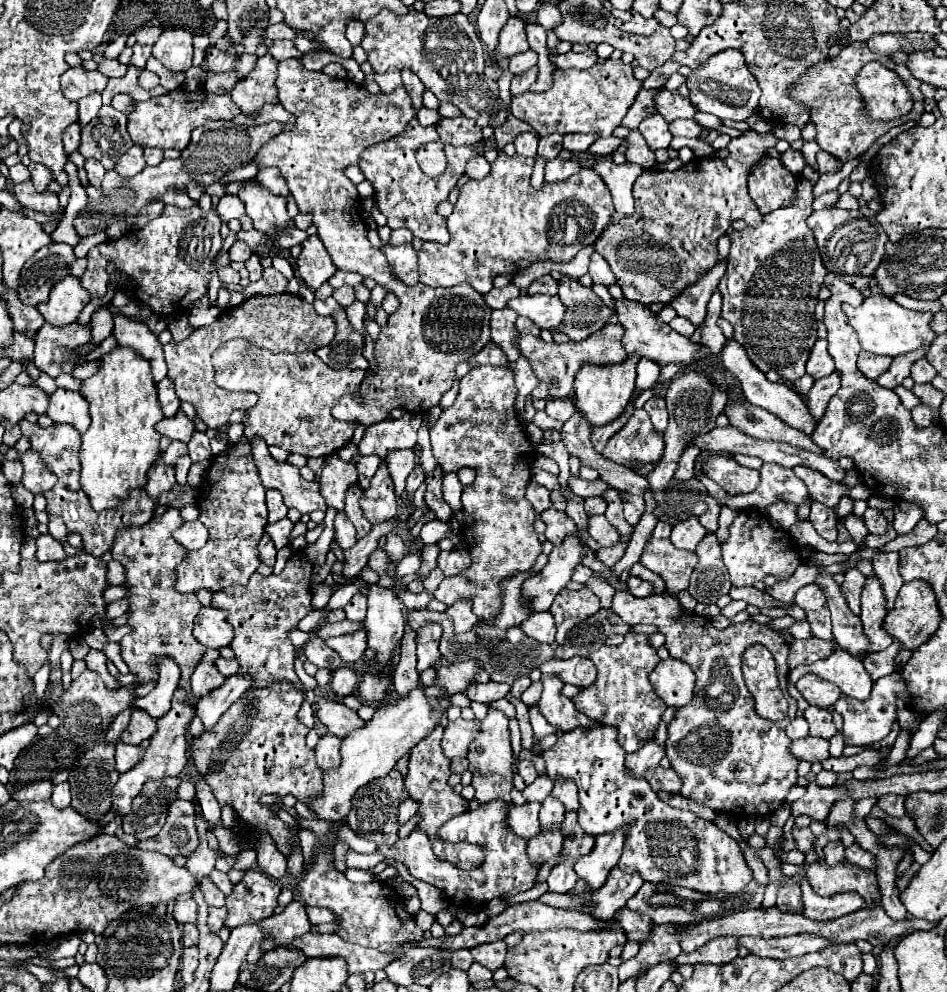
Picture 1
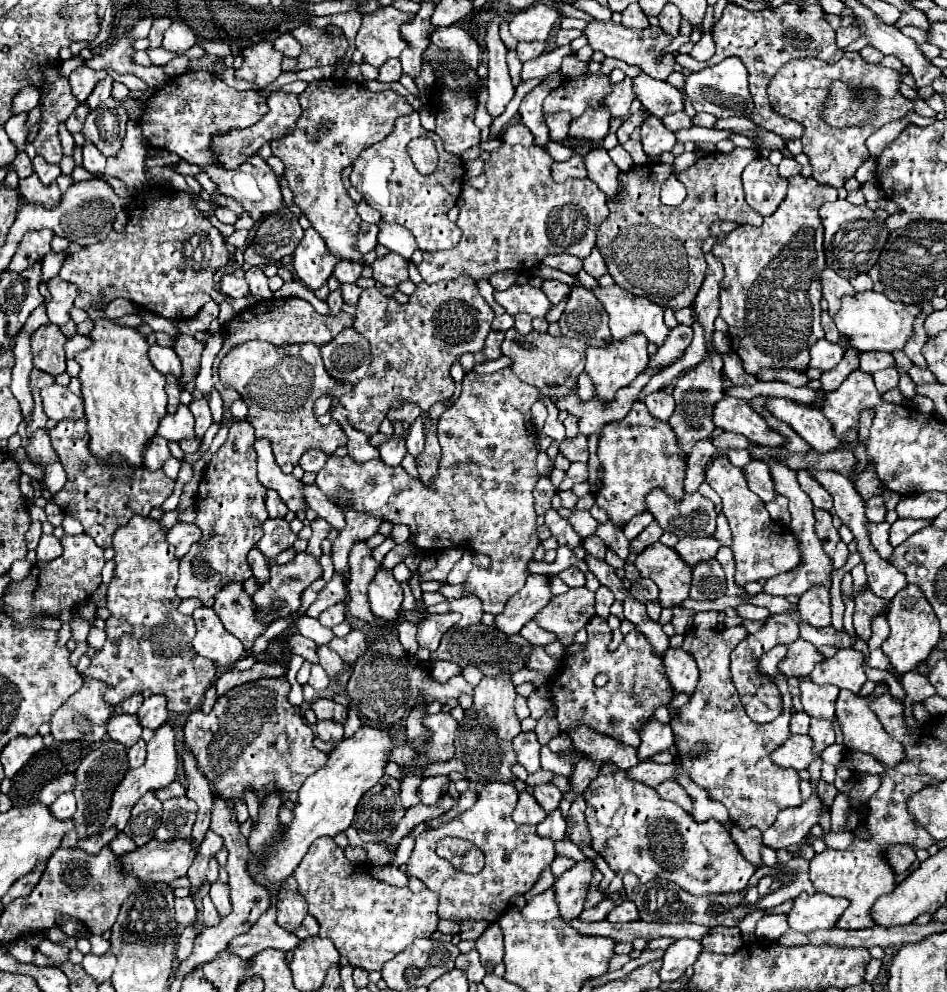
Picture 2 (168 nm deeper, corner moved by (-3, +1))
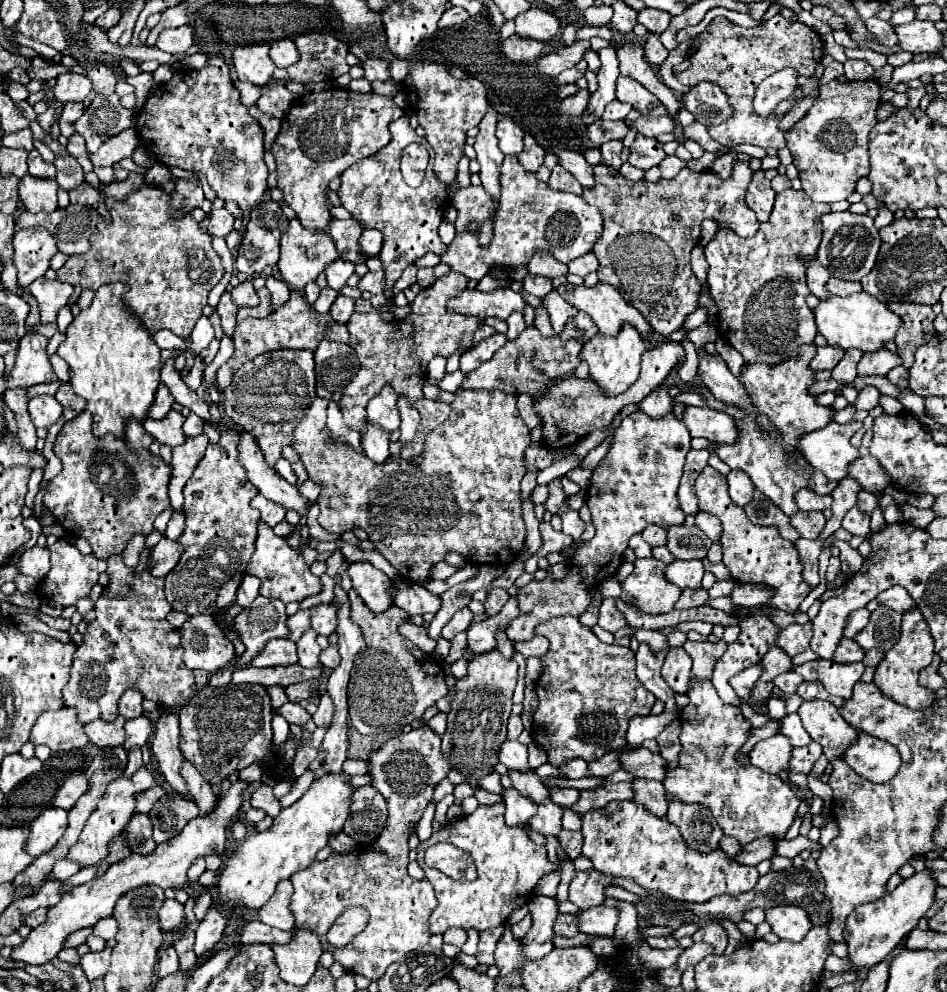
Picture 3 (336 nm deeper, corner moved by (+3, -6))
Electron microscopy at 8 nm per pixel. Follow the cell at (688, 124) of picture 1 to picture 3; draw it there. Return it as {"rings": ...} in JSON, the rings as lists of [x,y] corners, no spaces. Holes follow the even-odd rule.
{"rings":[[[640,116],[640,120],[634,122],[634,128],[640,132],[640,134],[646,134],[646,136],[660,136],[664,132],[676,132],[676,122],[674,118],[670,116]]]}

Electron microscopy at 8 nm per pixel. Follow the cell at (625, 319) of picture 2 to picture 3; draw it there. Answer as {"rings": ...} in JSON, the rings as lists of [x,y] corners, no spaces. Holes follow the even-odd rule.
{"rings":[[[566,282],[556,290],[566,302],[584,310],[604,336],[616,336],[622,330],[622,324],[632,324],[640,334],[652,332],[646,318],[634,310],[634,306],[626,304],[618,290],[610,284],[598,282],[594,288],[586,288]]]}

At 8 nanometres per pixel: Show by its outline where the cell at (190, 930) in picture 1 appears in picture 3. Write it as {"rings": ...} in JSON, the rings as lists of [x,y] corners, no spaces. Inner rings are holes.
{"rings":[[[168,946],[162,954],[160,954],[160,962],[158,962],[158,976],[168,976],[172,972],[178,970],[178,952],[174,946]]]}

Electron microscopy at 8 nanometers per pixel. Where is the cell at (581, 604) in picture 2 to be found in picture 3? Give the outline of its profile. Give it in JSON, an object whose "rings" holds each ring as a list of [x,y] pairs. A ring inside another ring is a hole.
{"rings":[[[640,410],[632,412],[622,420],[618,430],[614,432],[614,442],[606,458],[592,470],[590,488],[588,488],[588,508],[592,512],[592,522],[596,526],[594,538],[588,546],[576,550],[572,560],[568,562],[570,574],[560,582],[546,576],[546,580],[532,580],[528,586],[520,588],[520,616],[510,622],[506,636],[512,642],[534,638],[534,630],[538,624],[548,622],[550,618],[560,616],[582,616],[590,604],[588,588],[596,586],[610,574],[618,570],[622,562],[622,552],[628,546],[628,538],[632,534],[642,532],[648,524],[672,526],[682,524],[684,514],[678,506],[676,490],[680,486],[684,458],[690,450],[690,432],[682,426],[674,414],[666,418],[652,420]]]}

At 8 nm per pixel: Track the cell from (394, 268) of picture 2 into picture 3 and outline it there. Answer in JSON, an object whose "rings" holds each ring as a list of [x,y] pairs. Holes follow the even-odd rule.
{"rings":[[[378,270],[378,272],[368,272],[364,278],[360,278],[358,282],[358,290],[366,290],[370,294],[380,294],[384,292],[384,286],[386,286],[386,274],[384,270]]]}

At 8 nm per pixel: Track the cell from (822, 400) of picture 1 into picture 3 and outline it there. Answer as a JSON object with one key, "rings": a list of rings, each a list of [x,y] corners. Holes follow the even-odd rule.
{"rings":[[[846,350],[844,358],[832,370],[832,380],[840,384],[852,384],[856,378],[856,364],[860,362],[860,358],[862,358],[860,350]]]}

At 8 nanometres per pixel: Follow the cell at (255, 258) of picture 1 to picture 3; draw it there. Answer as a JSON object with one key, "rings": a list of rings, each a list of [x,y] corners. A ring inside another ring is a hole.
{"rings":[[[244,280],[240,282],[236,288],[232,288],[232,300],[238,306],[258,306],[258,294],[252,286],[252,280]]]}

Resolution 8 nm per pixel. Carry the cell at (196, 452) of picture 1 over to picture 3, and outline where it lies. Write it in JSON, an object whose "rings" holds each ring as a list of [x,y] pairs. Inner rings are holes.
{"rings":[[[190,412],[186,422],[184,422],[184,434],[186,436],[198,436],[202,432],[204,432],[204,422],[200,422],[194,412]]]}

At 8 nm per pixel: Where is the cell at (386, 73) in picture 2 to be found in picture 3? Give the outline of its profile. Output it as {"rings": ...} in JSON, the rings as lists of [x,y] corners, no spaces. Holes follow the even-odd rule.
{"rings":[[[382,58],[368,60],[368,62],[362,64],[362,68],[364,68],[364,78],[370,80],[370,82],[374,82],[374,80],[382,80],[382,82],[392,80],[388,66],[390,66],[390,64],[388,64],[386,60],[382,60]]]}

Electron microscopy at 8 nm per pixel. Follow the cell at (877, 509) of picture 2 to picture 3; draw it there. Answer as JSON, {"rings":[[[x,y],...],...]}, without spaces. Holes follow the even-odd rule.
{"rings":[[[860,490],[858,492],[858,502],[856,502],[858,510],[862,510],[864,514],[872,514],[872,510],[878,506],[878,498],[872,494],[872,492],[866,492],[866,490]]]}

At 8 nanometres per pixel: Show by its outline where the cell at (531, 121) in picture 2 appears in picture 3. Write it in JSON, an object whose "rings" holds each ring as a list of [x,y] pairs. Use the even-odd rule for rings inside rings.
{"rings":[[[526,134],[526,136],[524,136],[524,150],[522,150],[522,154],[518,154],[520,164],[522,164],[526,170],[536,172],[538,166],[544,162],[544,154],[546,154],[544,148],[534,140],[534,136]]]}

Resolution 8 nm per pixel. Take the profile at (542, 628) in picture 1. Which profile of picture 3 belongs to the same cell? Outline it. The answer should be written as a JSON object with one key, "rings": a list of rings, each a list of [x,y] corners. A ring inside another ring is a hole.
{"rings":[[[534,636],[532,640],[528,642],[514,642],[514,648],[524,656],[544,656],[546,650],[548,650],[548,640],[542,638],[542,636]]]}

